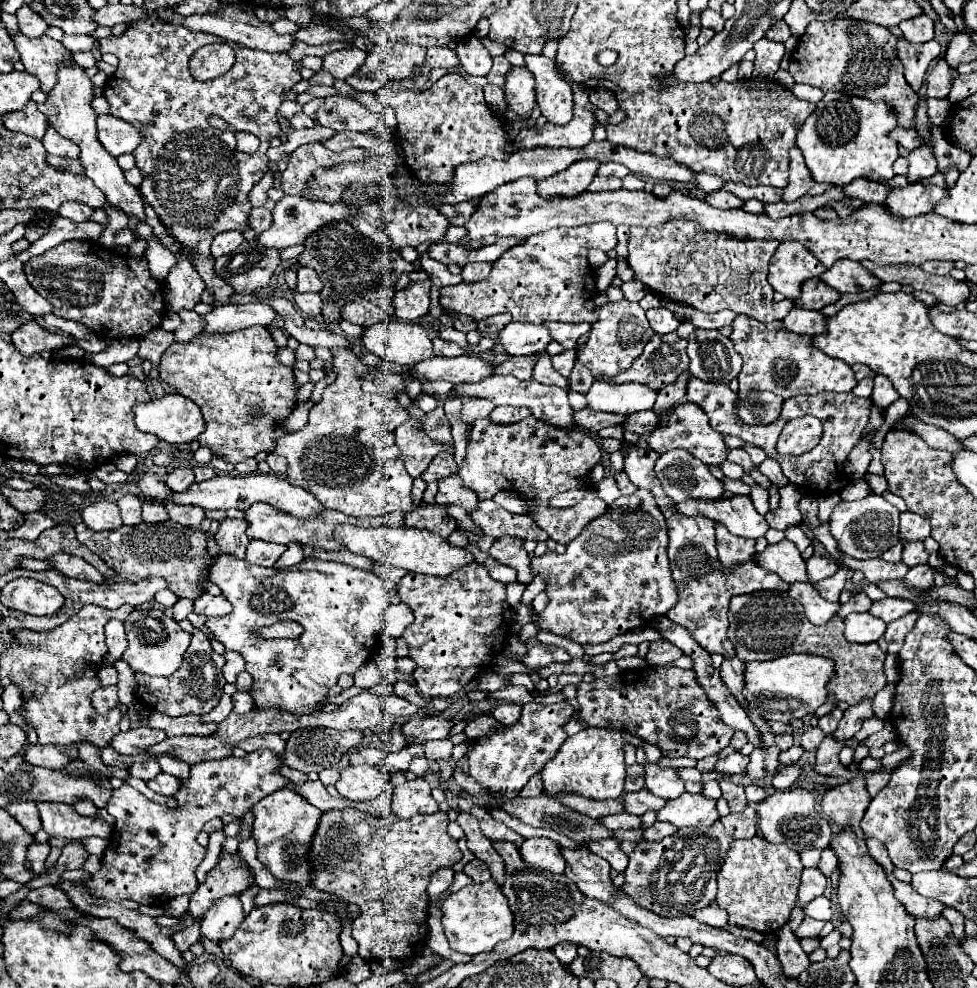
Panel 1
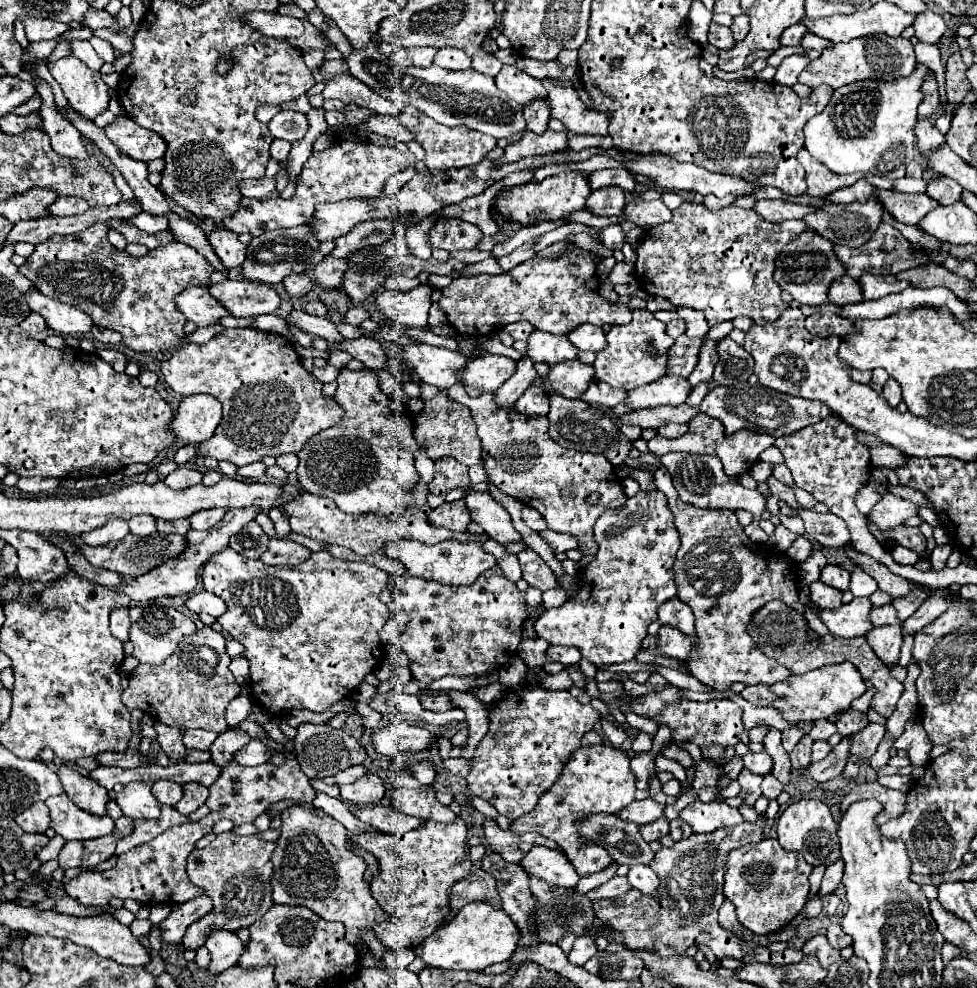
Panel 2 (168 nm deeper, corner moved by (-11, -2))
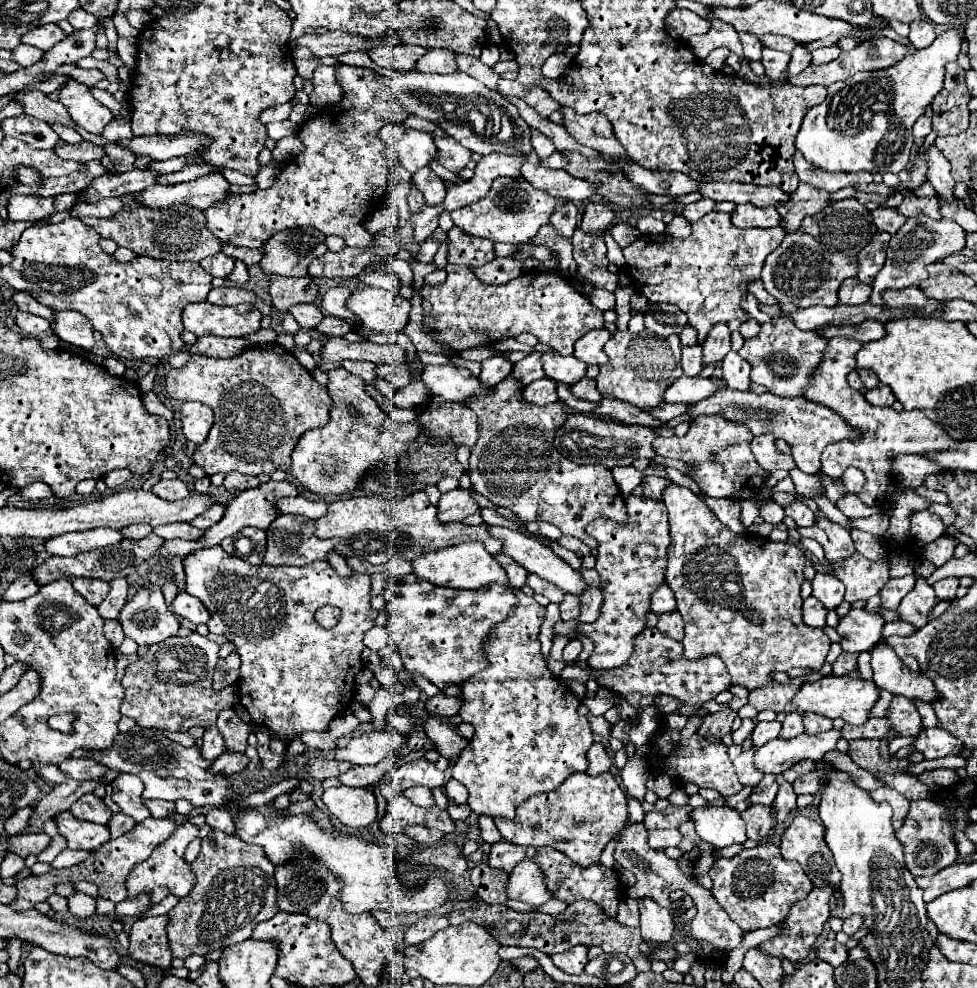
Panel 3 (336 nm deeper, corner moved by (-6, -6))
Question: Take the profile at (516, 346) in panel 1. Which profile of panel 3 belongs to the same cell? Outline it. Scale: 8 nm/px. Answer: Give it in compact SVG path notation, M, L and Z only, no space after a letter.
M545 352L543 354L543 370L547 378L565 382L565 384L575 384L579 378L585 376L587 364L575 356L561 356L557 352Z

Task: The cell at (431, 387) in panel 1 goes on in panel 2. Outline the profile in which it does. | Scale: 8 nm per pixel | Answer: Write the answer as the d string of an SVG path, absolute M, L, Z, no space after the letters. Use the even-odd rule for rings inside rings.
M462 384L450 386L446 394L472 410L490 482L522 504L536 508L550 530L574 536L578 540L578 550L586 556L594 556L598 550L592 534L594 522L604 510L620 508L626 502L616 472L608 470L606 454L562 448L548 436L546 416L522 416L514 412L512 406L496 406L492 394L468 398ZM592 490L602 494L594 506L586 502L586 496L592 494Z

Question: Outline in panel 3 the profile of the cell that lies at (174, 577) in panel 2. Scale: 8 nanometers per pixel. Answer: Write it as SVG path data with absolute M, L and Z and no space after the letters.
M269 480L267 484L261 484L259 488L245 490L245 494L239 494L237 498L233 498L233 500L229 502L229 506L227 506L227 510L225 510L225 516L223 516L213 528L205 530L205 536L203 536L201 540L195 540L195 542L189 542L189 540L167 540L167 542L163 544L159 562L167 566L167 564L169 564L169 556L181 556L181 558L185 558L185 556L191 554L193 550L199 550L199 548L205 548L205 546L217 546L217 544L221 544L223 538L233 536L233 534L237 534L239 530L243 530L243 528L247 528L247 526L267 530L269 524L279 516L279 512L277 512L277 508L275 508L277 500L287 498L287 496L299 496L297 486L291 484L289 480L283 480L283 482L273 482L273 480Z

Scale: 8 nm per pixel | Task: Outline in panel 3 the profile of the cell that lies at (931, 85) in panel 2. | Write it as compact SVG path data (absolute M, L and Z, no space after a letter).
M927 108L927 112L915 122L913 136L915 138L925 138L929 132L931 132L931 108Z

